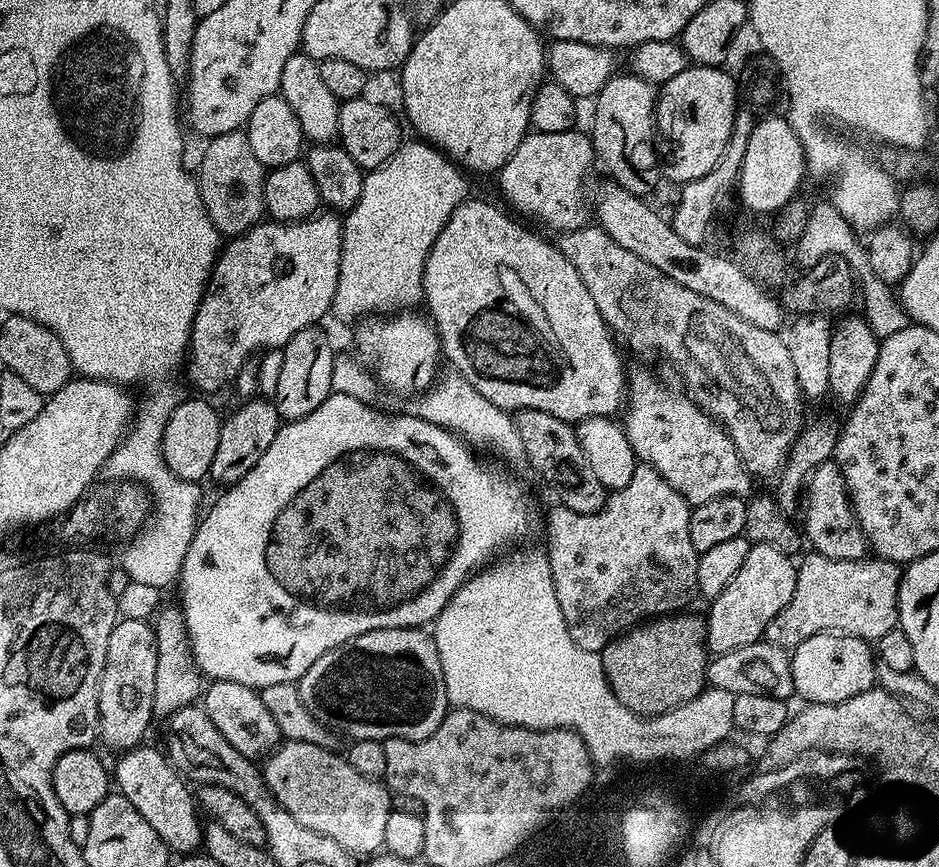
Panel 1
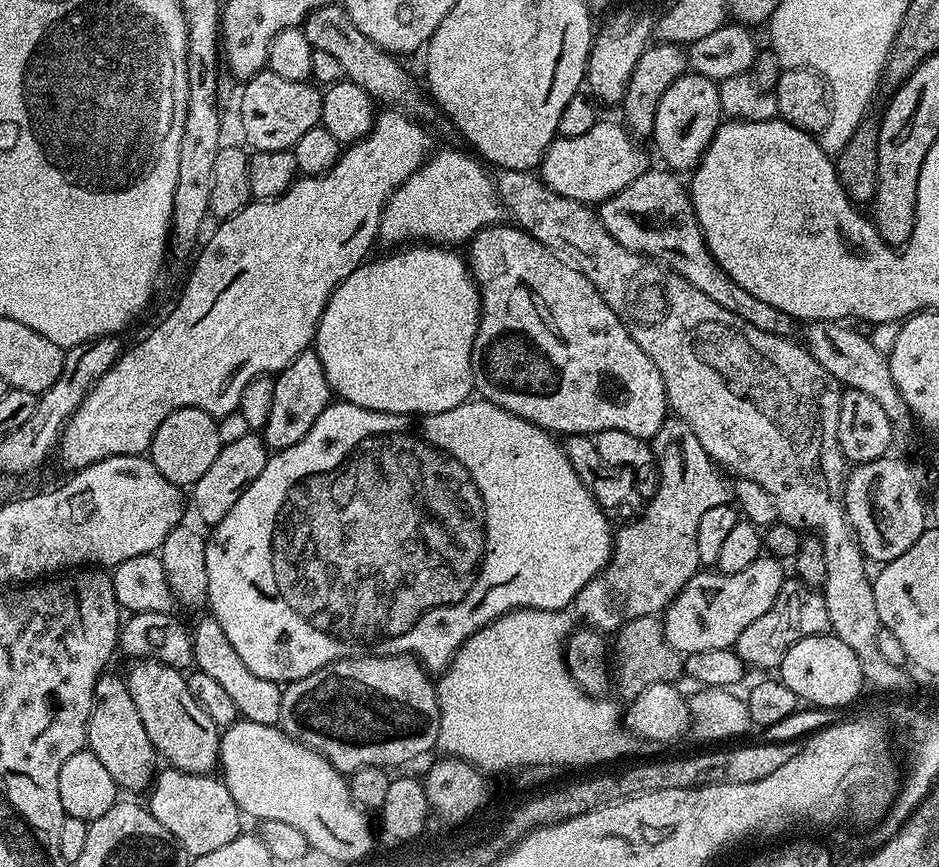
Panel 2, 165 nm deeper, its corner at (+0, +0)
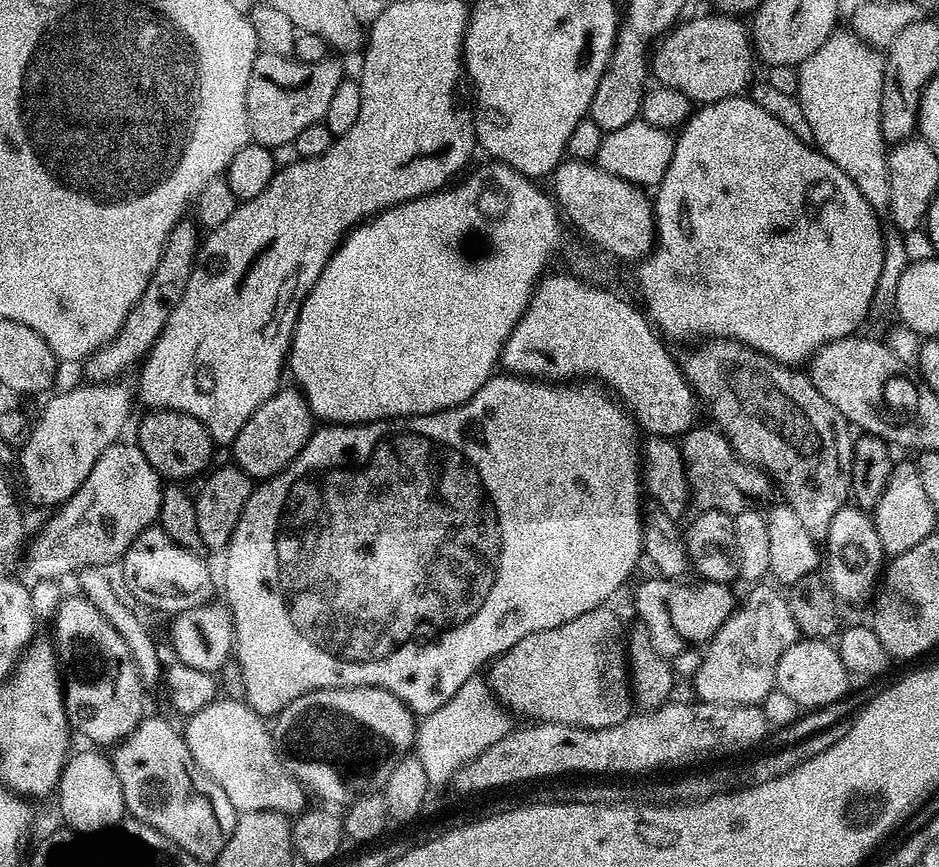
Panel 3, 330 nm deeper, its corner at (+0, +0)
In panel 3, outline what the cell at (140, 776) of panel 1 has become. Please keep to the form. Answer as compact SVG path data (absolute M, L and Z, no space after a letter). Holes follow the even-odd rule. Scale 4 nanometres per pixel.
M75 594L69 600L64 600L56 608L56 621L52 624L51 639L54 641L58 663L62 669L64 685L64 705L68 715L69 725L77 733L80 732L88 740L93 740L93 745L115 746L121 740L125 740L140 721L145 719L144 692L146 685L140 680L134 662L130 658L130 650L126 650L126 642L102 614L84 597L83 594Z

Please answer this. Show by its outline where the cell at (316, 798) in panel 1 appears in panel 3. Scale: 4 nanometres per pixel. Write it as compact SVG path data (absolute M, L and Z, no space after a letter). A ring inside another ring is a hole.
M217 698L217 700L210 706L206 706L202 710L198 710L198 714L187 717L186 723L183 725L182 735L188 741L188 749L194 758L194 762L198 762L198 766L202 771L208 775L211 780L218 782L218 786L222 786L222 790L226 790L226 798L230 798L232 805L236 807L237 813L243 814L245 812L282 812L285 814L300 814L305 811L306 804L304 804L304 792L306 796L306 788L303 788L299 783L301 782L297 777L291 776L284 768L284 762L280 758L280 753L276 751L275 746L272 745L272 738L270 735L269 725L266 723L265 717L260 716L250 705L240 698Z

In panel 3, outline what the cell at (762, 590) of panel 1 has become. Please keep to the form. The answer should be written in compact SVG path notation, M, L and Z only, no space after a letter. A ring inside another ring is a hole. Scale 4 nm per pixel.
M655 578L656 580L644 580L636 588L636 612L639 623L646 626L646 630L650 630L650 642L654 642L654 650L658 650L658 654L667 656L669 658L678 655L682 650L686 650L689 646L704 646L711 640L712 635L724 625L726 618L730 618L730 614L736 611L738 607L737 597L732 597L732 588L726 584L719 584L718 582L710 582L709 580L703 582L695 582L696 584L684 584L688 582L681 582L676 578Z

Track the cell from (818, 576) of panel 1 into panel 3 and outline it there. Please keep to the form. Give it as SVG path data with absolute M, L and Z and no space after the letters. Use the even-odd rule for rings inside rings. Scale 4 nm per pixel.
M756 582L749 588L752 589L749 590L748 597L739 601L736 611L730 614L730 618L726 618L724 625L712 635L703 649L694 677L696 692L700 695L697 697L703 703L760 705L766 694L770 694L770 690L776 687L778 658L798 639L796 623L788 609L787 595L779 587L768 582Z

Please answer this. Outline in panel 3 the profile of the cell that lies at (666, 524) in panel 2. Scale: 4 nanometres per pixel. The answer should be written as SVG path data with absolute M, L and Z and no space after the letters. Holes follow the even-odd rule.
M694 426L679 441L680 453L688 475L688 491L693 509L705 512L720 508L727 513L738 513L753 507L752 500L767 505L768 495L774 492L774 481L755 464L747 464L736 455L732 443L715 426Z

